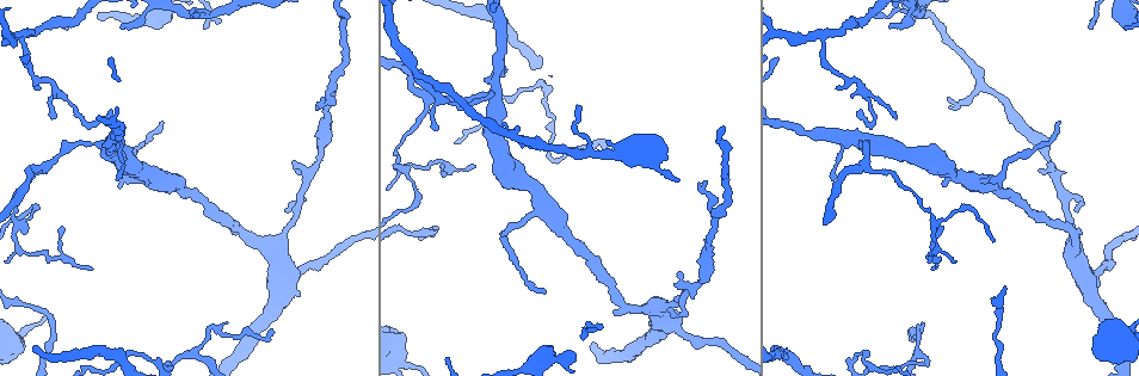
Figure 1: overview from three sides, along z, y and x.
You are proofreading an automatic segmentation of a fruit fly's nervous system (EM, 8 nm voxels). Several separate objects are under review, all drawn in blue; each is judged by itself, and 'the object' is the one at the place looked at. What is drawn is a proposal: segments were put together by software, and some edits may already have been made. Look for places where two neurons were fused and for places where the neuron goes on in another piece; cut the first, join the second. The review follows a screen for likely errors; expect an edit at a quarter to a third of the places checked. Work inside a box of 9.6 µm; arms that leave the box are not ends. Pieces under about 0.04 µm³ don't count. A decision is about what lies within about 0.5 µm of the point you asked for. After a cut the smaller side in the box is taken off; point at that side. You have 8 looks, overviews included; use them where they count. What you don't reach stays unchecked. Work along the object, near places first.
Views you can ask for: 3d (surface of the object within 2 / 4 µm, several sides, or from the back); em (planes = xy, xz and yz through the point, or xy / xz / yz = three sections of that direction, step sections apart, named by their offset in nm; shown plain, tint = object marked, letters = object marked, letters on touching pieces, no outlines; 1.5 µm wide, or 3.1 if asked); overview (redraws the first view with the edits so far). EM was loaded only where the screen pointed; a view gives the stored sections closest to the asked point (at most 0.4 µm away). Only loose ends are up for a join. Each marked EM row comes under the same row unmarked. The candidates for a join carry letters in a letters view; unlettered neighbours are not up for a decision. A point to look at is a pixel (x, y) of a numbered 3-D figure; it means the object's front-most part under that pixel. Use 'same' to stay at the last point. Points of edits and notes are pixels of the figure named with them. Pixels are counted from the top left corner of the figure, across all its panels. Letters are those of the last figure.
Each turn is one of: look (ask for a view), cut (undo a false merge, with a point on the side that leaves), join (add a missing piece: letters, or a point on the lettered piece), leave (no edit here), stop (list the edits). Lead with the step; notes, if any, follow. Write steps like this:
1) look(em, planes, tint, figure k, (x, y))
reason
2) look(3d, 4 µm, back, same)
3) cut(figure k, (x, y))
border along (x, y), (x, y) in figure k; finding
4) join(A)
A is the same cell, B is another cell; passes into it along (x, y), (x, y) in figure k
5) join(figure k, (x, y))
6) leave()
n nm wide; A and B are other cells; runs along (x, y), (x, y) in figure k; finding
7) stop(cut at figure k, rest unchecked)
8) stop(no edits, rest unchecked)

look(em, xy, step 8, tint, figure 1, (542, 293))
free end

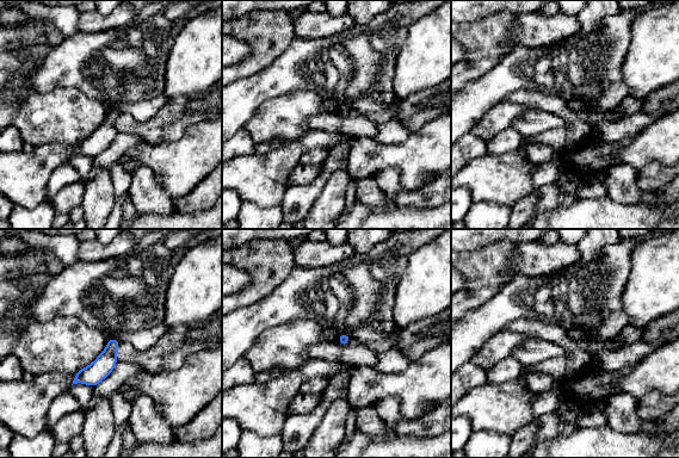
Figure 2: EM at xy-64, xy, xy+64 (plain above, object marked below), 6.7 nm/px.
look(em, planes, letters, same)

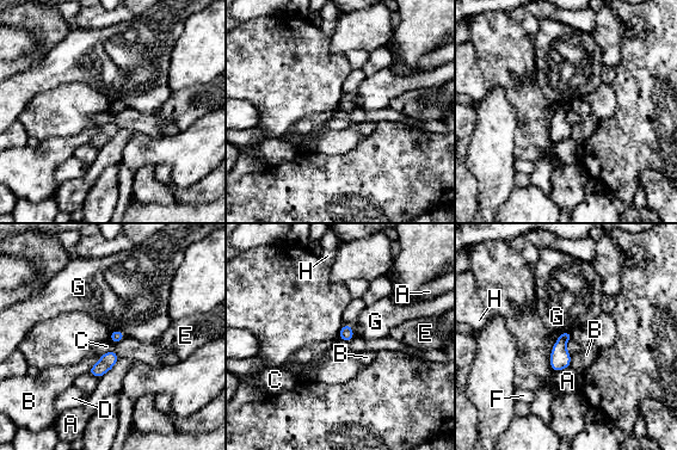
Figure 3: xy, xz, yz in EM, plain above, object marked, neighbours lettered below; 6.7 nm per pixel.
leave()
A touches over 200 nm; A, B, C, D, E, F, G and H are other cells; border along (571, 337), (566, 344), (570, 355) in figure 3; no lettered piece goes on from it

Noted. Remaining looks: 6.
look(em, xz, step 4, tint, figure 1, (417, 200))

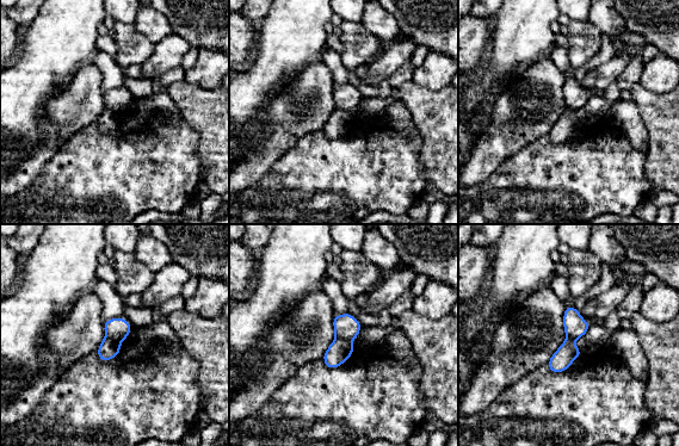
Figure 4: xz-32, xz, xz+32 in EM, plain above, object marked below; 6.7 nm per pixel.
look(em, planes, letters, same)
cut it another way

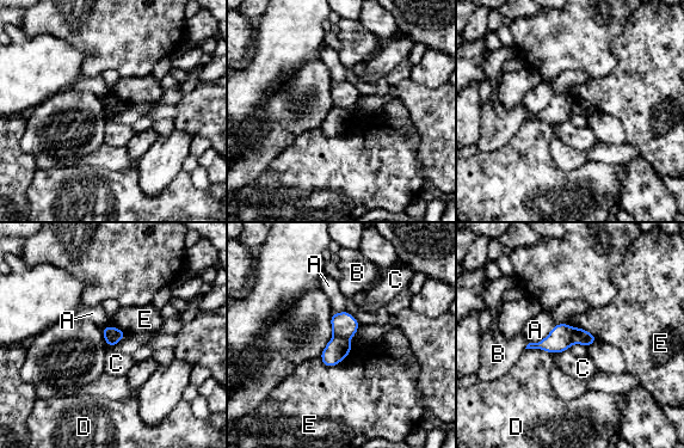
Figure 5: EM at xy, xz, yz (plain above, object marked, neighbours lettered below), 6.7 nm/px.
cut(figure 5, (579, 336))
110 nm wide; A, B, C, D and E are other cells; a second neuron is stuck on

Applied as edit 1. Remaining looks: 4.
stop(cut at figure 5, rest unchecked)

